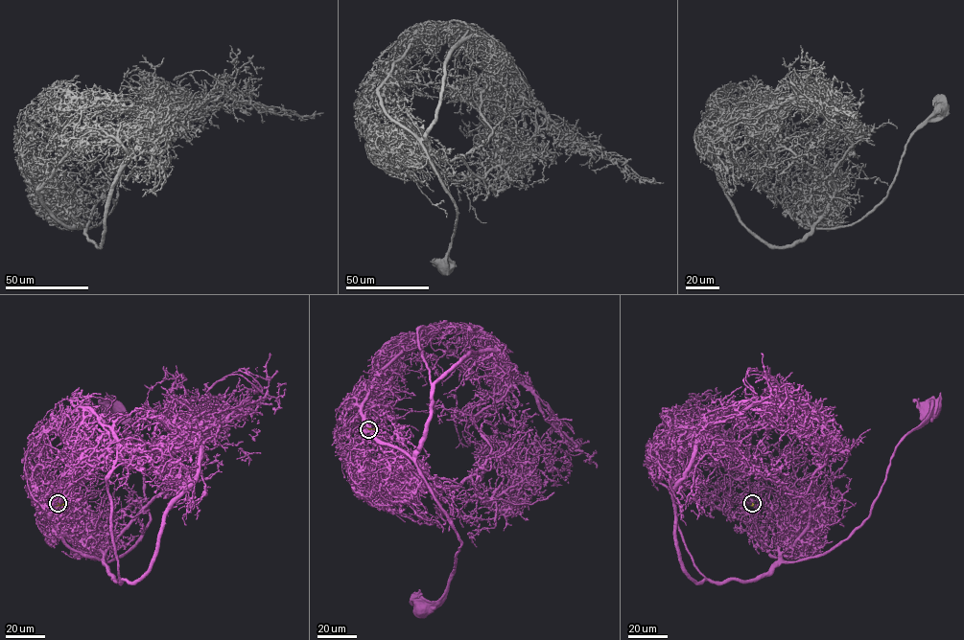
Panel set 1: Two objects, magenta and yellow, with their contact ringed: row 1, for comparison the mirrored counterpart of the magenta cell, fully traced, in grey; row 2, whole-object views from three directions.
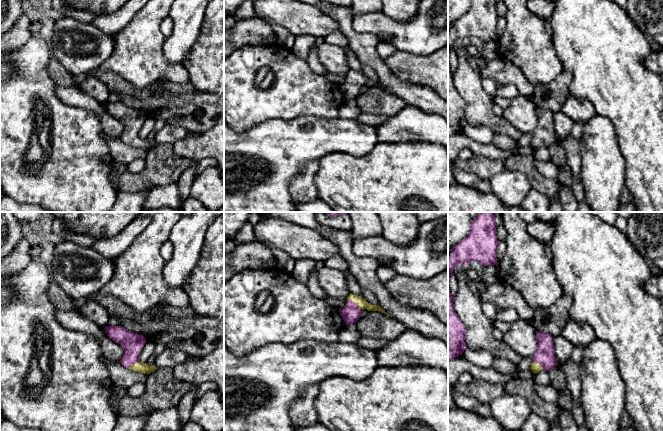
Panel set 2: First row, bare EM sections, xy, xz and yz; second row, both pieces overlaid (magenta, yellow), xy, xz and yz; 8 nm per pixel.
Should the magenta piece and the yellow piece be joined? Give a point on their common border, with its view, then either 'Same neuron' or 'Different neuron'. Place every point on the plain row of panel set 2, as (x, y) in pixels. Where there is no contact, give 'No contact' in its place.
Touches magenta at xz (354, 79). Same neuron

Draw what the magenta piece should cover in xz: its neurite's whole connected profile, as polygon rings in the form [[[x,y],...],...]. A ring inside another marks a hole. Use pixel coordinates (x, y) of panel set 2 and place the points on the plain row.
[[[350,69],[347,73],[347,80],[339,85],[339,88],[346,101],[356,99],[362,86],[379,87],[388,91],[379,81],[371,81],[364,74]]]

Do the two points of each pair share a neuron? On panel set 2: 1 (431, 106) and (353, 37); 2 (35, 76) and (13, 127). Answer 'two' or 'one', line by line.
1: one
2: one

